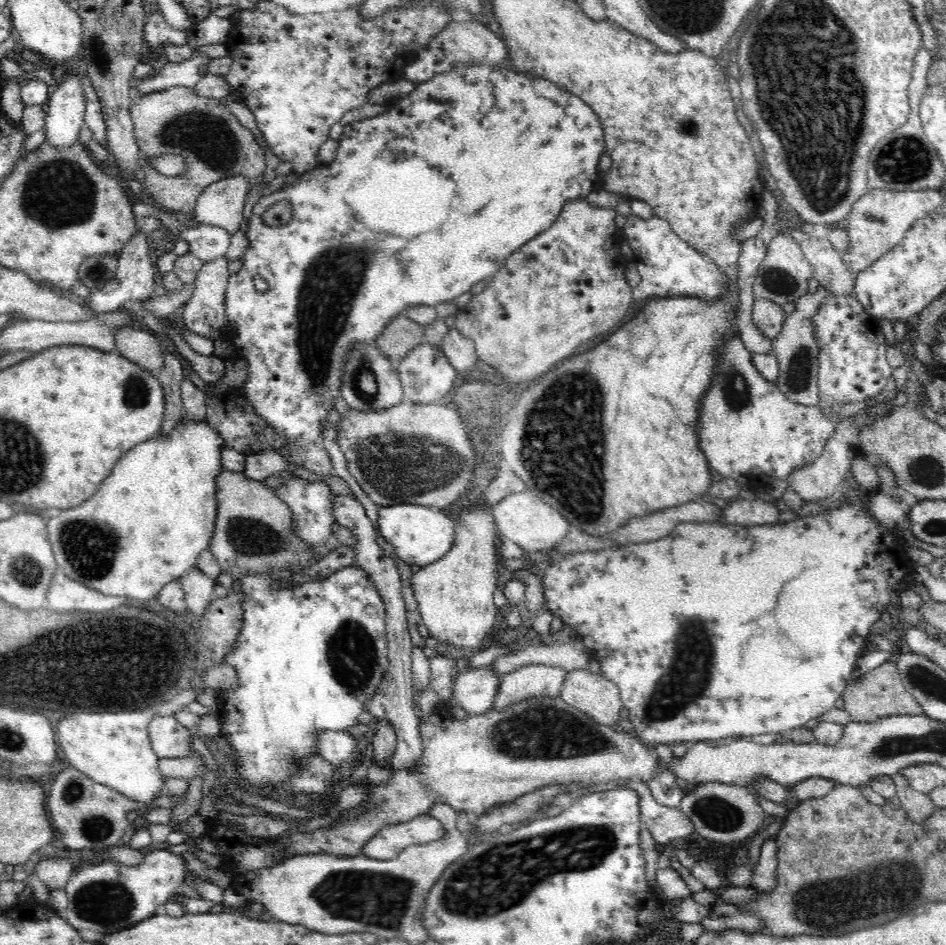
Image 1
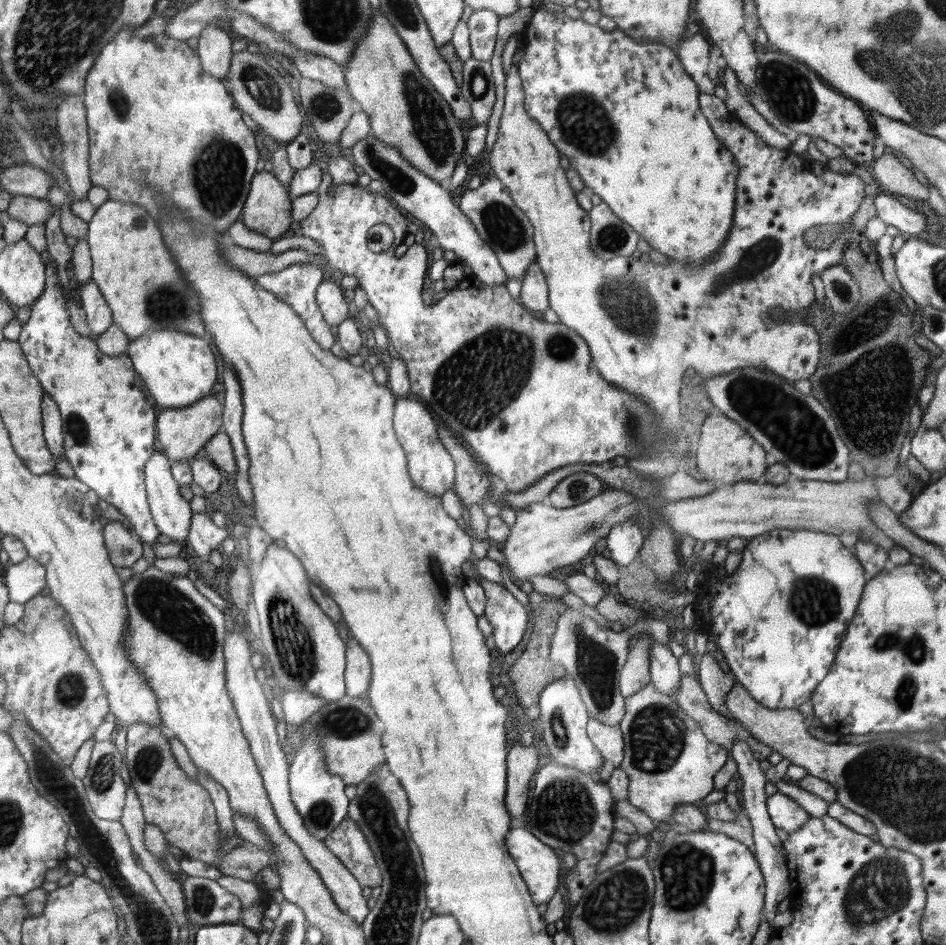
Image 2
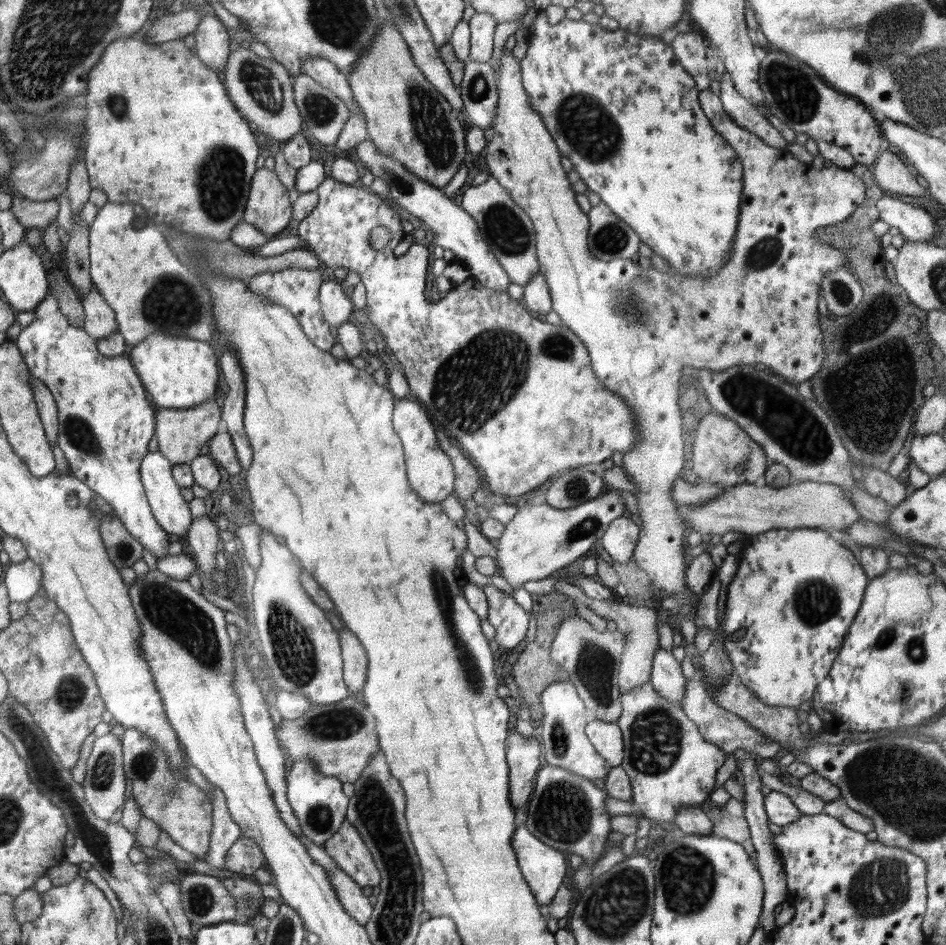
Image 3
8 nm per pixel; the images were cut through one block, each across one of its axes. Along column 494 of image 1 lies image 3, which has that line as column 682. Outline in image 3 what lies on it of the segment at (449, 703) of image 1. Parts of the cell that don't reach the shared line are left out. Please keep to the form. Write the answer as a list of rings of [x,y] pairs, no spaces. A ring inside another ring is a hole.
[[[658,649],[653,656],[651,679],[649,680],[656,692],[668,702],[678,705],[683,699],[686,681],[681,663],[672,655],[672,651]]]

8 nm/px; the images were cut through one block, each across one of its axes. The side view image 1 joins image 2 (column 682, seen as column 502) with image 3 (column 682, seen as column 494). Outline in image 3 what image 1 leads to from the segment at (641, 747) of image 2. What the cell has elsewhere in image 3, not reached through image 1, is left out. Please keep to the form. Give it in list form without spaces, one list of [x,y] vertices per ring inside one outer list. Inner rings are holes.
[[[646,682],[628,692],[622,692],[620,700],[623,711],[616,723],[623,734],[621,767],[627,772],[632,784],[631,802],[636,810],[649,820],[672,822],[680,808],[700,806],[717,787],[716,772],[724,764],[728,754],[708,742],[681,706],[668,702],[659,695],[652,683]]]

